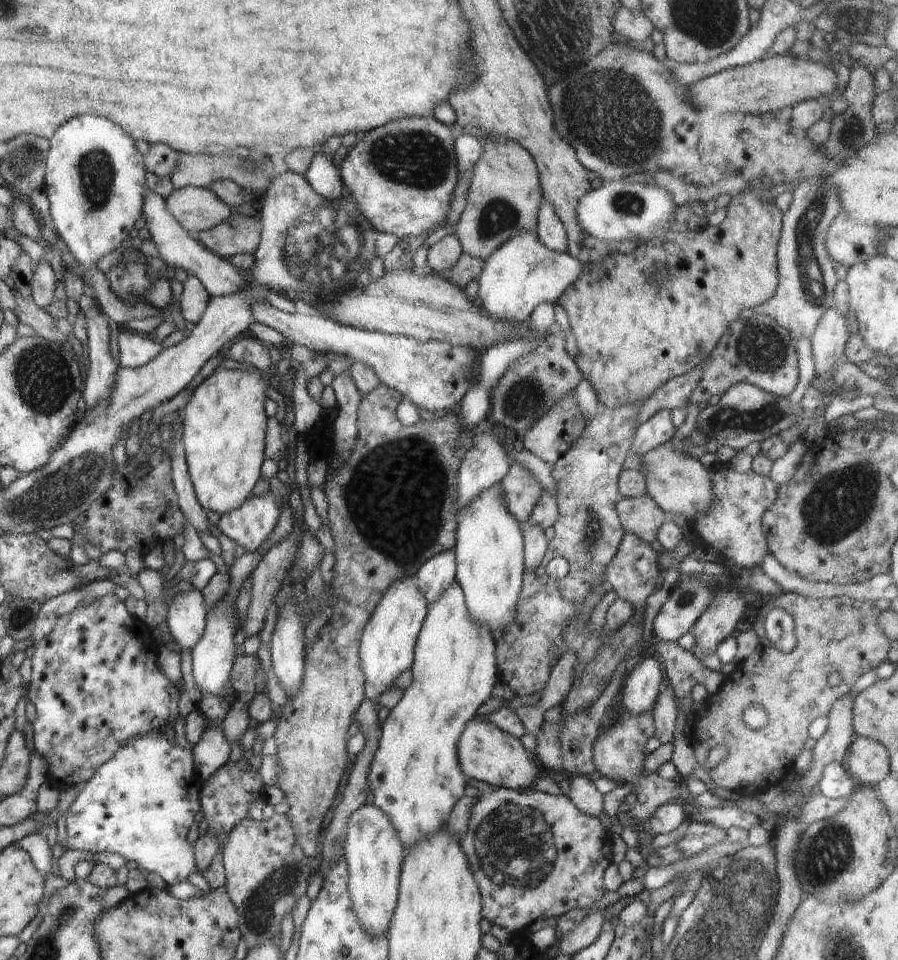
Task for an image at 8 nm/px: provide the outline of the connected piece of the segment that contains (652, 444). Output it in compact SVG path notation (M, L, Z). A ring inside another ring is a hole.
M660 409L648 420L640 423L636 428L636 434L634 434L634 440L632 440L632 446L630 446L628 454L642 456L642 454L654 450L656 446L671 440L676 432L672 424L671 413L672 409Z

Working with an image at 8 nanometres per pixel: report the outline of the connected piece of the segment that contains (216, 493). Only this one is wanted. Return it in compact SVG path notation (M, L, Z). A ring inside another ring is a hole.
M245 364L242 368L217 368L192 393L183 412L184 456L196 498L202 508L224 516L226 512L238 508L252 494L260 477L260 468L265 460L266 416L265 403L267 389L272 380L271 370L256 370Z

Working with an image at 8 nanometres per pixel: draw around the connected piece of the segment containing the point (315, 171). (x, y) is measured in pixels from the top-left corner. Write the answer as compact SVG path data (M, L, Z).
M322 142L315 147L312 162L304 176L312 190L316 194L324 196L326 200L344 198L346 196L345 186L341 180L341 175L337 172L332 159L322 151L325 144L326 142Z

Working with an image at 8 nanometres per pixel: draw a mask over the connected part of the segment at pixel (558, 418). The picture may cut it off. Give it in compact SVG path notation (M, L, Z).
M572 390L562 400L558 400L558 404L548 414L530 426L524 435L522 448L552 466L572 448L586 424L588 420L582 418Z

